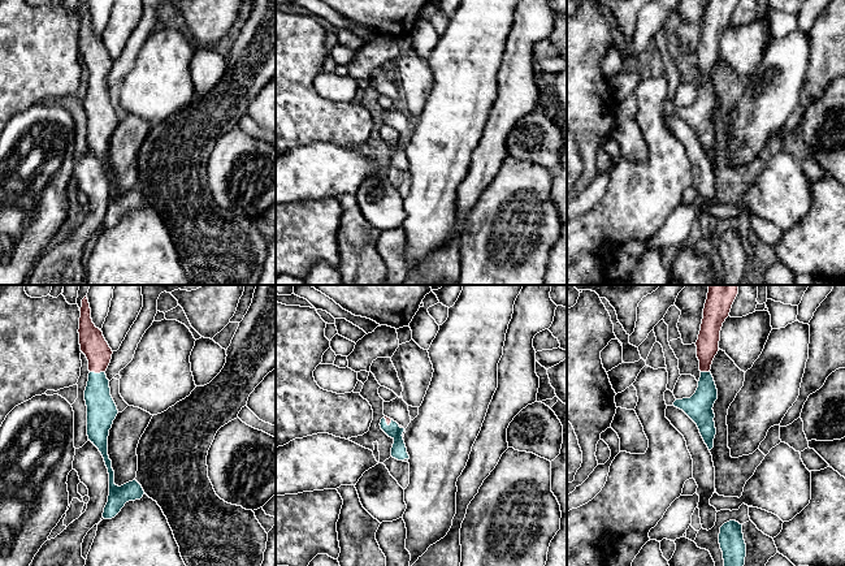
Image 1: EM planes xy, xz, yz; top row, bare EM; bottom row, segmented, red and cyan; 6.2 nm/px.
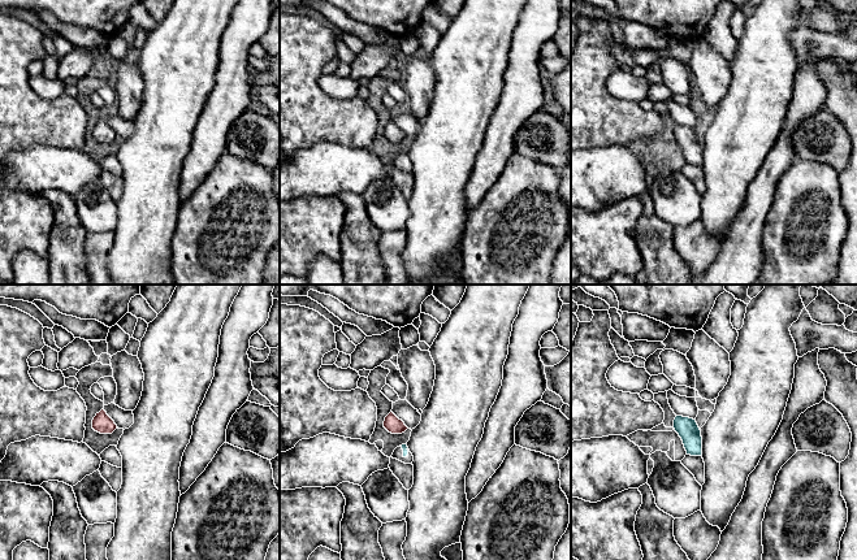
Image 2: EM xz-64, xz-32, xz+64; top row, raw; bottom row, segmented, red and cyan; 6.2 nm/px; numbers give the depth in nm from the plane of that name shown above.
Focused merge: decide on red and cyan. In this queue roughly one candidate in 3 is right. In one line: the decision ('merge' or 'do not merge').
merge

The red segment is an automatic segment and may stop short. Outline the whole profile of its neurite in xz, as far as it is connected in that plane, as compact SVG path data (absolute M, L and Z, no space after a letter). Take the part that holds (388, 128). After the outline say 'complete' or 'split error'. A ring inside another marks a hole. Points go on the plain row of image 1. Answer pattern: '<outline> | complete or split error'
M384 125L381 128L381 138L394 148L393 156L391 156L391 165L398 168L398 169L404 169L410 168L410 164L407 161L407 156L403 148L403 141L404 137L399 134L396 130L393 128Z | split error

